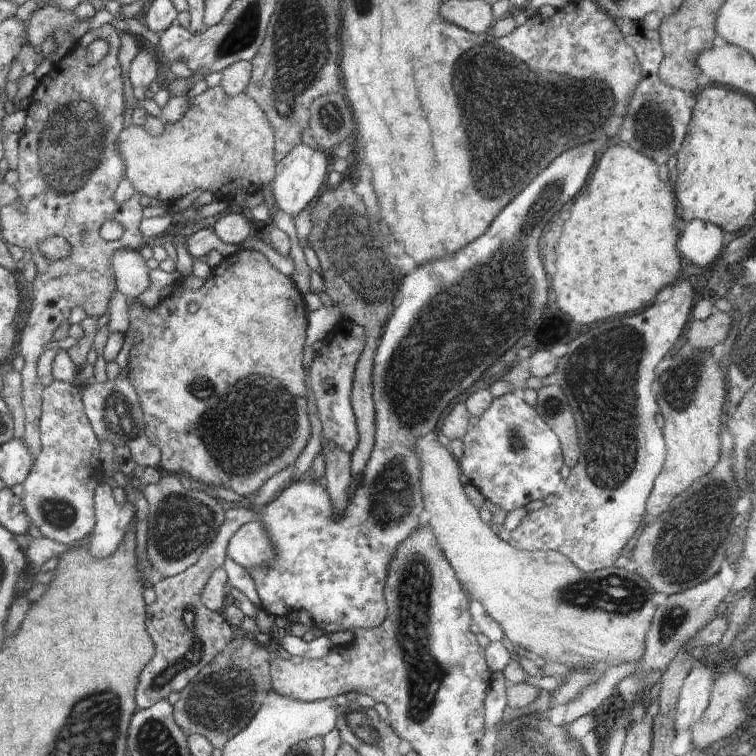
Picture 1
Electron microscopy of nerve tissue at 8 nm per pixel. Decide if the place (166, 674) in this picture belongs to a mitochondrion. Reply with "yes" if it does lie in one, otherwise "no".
yes

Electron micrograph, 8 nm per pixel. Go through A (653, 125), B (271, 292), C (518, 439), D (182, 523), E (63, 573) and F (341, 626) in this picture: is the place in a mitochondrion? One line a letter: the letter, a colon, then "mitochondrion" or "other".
A: mitochondrion
B: other
C: mitochondrion
D: mitochondrion
E: other
F: other

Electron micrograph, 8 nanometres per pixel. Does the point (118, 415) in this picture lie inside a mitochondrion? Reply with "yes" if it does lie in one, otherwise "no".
yes

